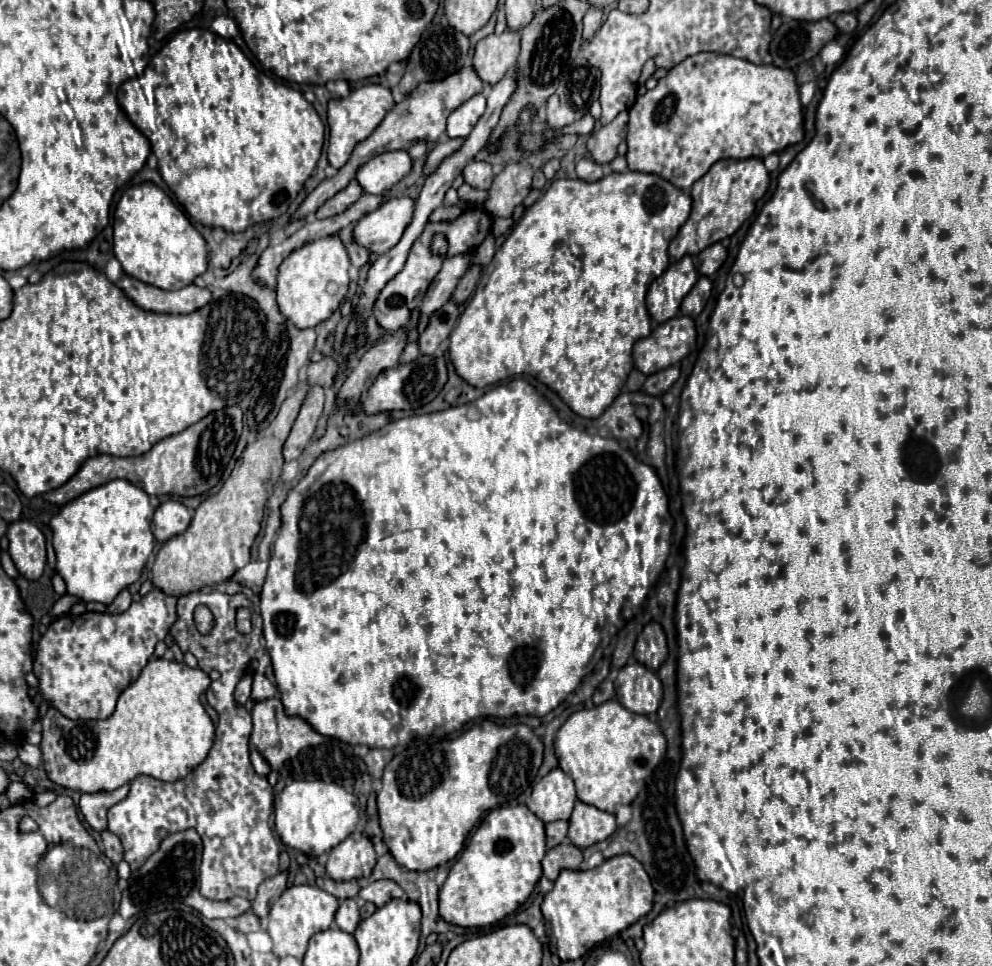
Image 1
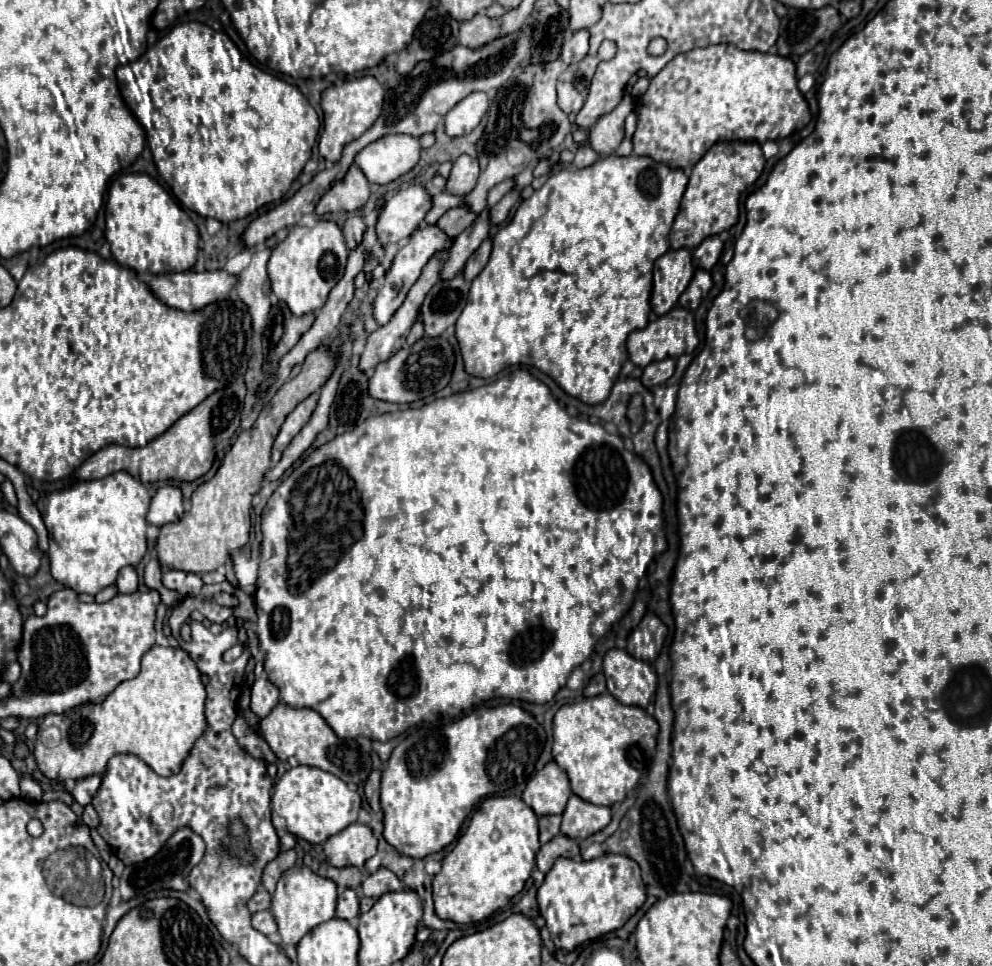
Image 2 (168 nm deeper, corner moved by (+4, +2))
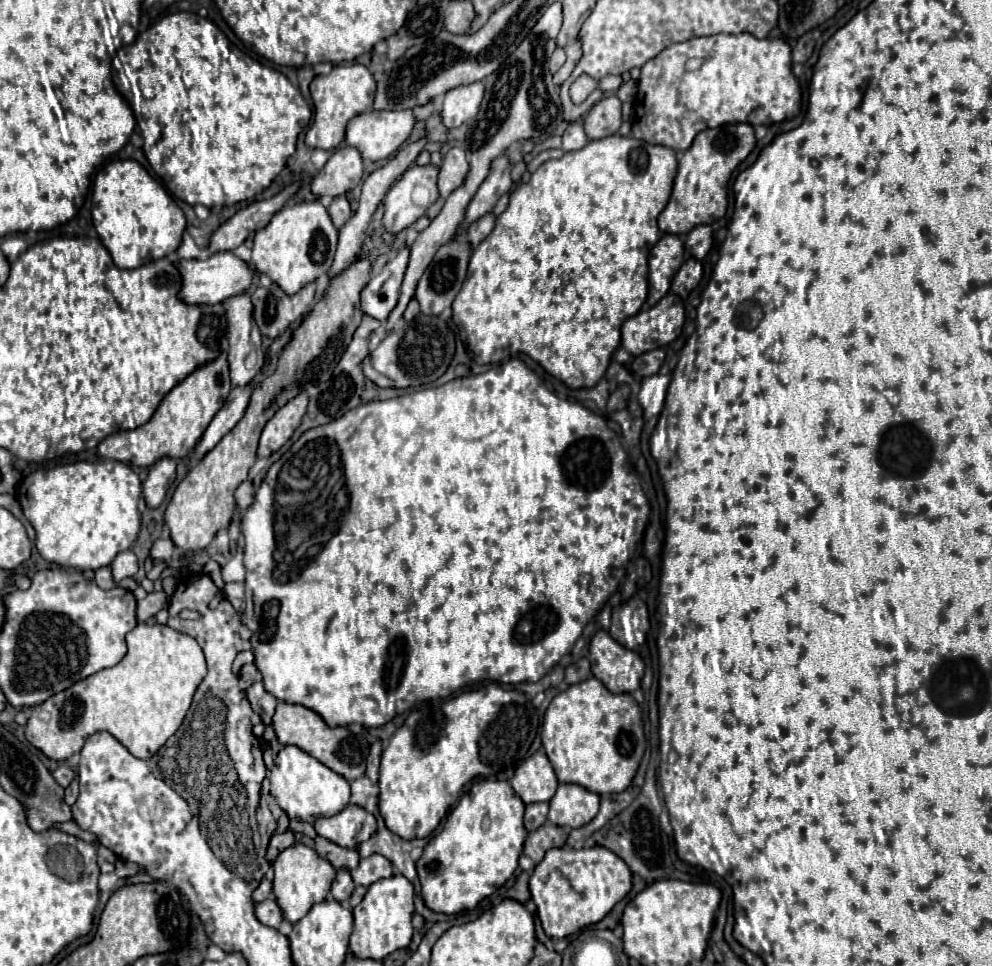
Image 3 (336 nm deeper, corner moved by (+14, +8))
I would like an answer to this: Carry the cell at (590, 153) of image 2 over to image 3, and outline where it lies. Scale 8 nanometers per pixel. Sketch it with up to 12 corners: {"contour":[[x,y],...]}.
{"contour":[[581,122],[563,134],[563,150],[579,150],[589,142]]}

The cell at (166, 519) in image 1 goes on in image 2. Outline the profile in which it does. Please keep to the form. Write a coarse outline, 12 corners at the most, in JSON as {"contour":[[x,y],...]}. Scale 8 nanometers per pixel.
{"contour":[[163,486],[151,500],[147,522],[165,526],[183,516],[179,488]]}

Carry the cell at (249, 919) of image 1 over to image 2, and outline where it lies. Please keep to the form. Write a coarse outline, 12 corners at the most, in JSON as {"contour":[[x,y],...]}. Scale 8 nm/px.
{"contour":[[269,910],[255,912],[251,924],[265,936],[277,932]]}

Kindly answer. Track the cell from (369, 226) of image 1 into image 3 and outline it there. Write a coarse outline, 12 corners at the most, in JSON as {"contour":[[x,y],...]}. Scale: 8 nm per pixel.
{"contour":[[411,166],[387,192],[383,224],[401,232],[439,198],[439,166]]}

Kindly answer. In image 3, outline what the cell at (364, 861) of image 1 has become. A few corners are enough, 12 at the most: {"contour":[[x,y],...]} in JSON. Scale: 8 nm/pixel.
{"contour":[[349,804],[331,818],[317,818],[319,836],[357,848],[377,830],[377,820]]}

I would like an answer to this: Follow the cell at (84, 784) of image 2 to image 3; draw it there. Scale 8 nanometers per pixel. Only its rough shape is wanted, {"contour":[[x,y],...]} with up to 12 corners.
{"contour":[[65,762],[57,766],[53,778],[59,786],[69,786],[73,770]]}

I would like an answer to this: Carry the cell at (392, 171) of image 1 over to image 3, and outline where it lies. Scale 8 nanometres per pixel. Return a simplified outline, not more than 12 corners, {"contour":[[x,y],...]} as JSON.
{"contour":[[367,110],[345,142],[367,160],[389,158],[415,124],[411,110]]}

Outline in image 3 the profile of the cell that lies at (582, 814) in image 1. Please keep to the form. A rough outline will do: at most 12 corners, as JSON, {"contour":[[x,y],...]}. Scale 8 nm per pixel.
{"contour":[[559,784],[549,820],[581,828],[599,812],[599,796],[577,784]]}

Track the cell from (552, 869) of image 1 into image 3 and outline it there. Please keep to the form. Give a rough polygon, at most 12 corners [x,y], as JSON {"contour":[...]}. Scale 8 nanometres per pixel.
{"contour":[[545,822],[525,840],[523,854],[535,864],[567,840],[567,830]]}

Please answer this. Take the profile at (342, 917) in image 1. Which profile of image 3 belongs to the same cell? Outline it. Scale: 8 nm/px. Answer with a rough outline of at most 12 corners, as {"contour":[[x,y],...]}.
{"contour":[[337,870],[331,896],[347,902],[355,884],[349,870]]}

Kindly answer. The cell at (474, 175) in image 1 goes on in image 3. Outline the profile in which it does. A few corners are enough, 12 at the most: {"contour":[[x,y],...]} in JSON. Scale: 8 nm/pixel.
{"contour":[[451,148],[439,170],[439,194],[447,198],[467,176],[463,148]]}

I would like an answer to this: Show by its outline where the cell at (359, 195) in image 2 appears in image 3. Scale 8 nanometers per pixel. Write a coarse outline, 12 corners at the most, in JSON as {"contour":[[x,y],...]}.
{"contour":[[345,146],[311,182],[315,196],[341,196],[363,176],[357,148]]}

